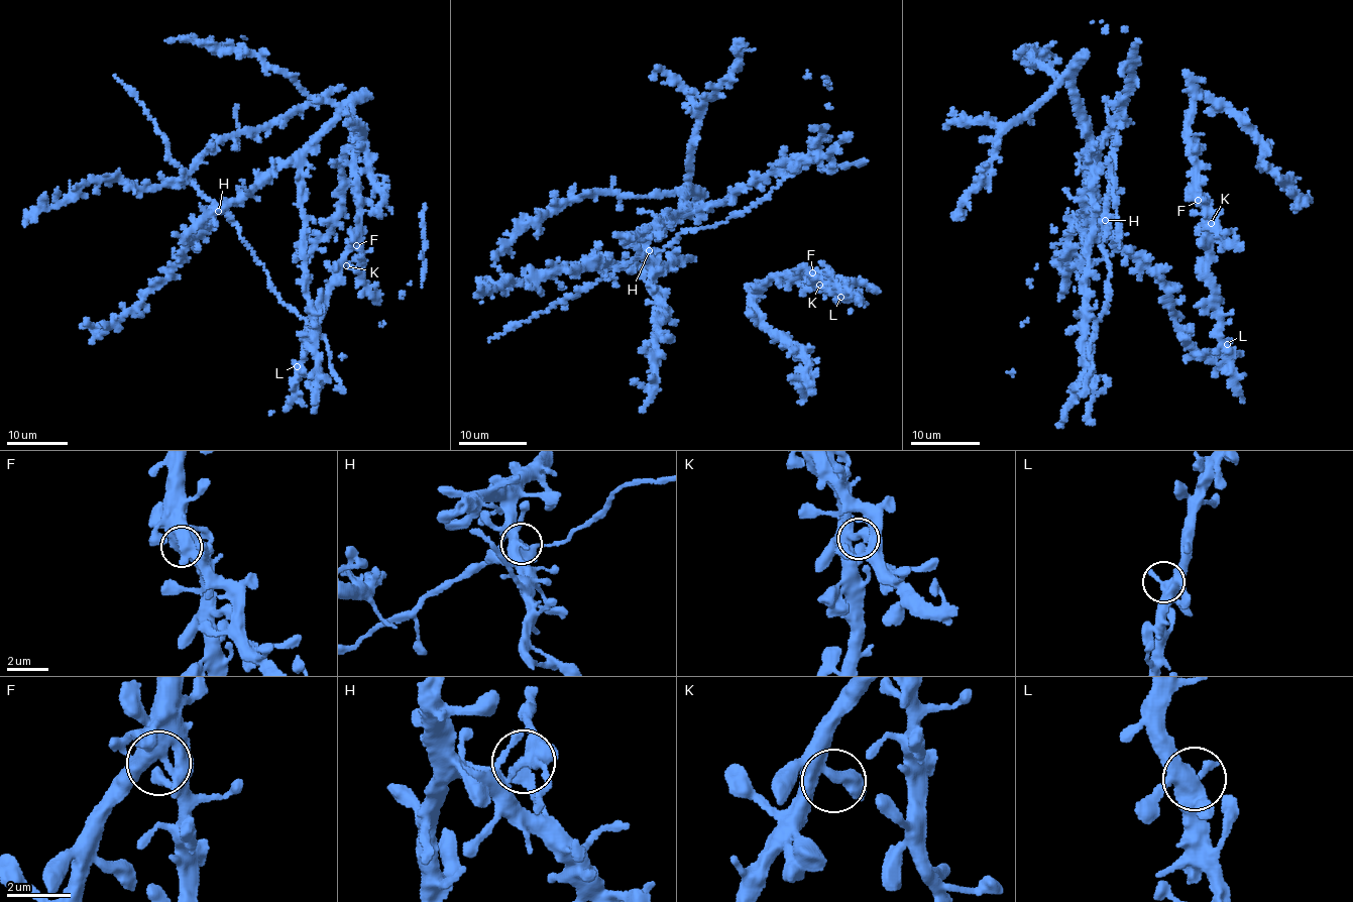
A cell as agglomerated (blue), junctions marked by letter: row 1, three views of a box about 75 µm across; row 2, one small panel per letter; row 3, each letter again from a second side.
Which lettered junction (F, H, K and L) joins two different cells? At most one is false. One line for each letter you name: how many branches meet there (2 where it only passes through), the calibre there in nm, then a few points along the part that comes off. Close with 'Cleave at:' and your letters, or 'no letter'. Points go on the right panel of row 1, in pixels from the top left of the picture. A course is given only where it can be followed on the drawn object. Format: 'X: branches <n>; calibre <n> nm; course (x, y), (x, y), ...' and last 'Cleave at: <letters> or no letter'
Cleave at: no letter

